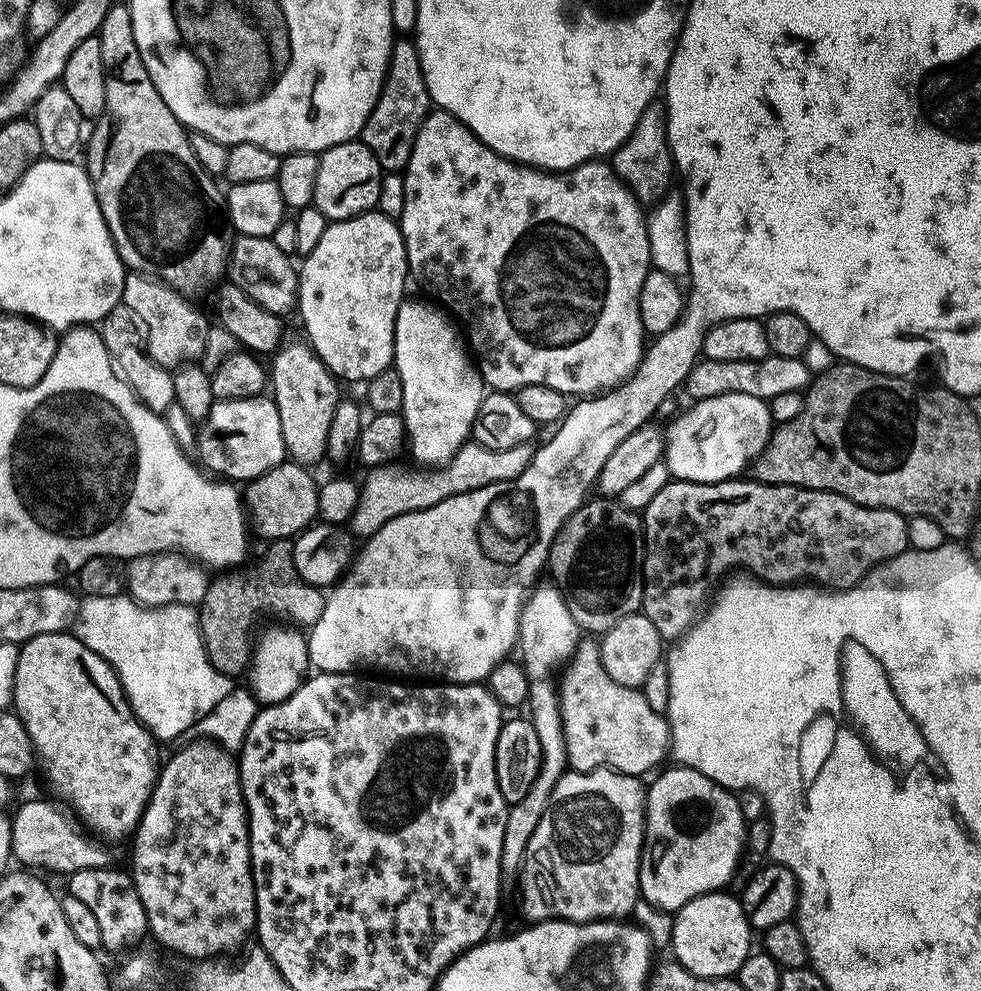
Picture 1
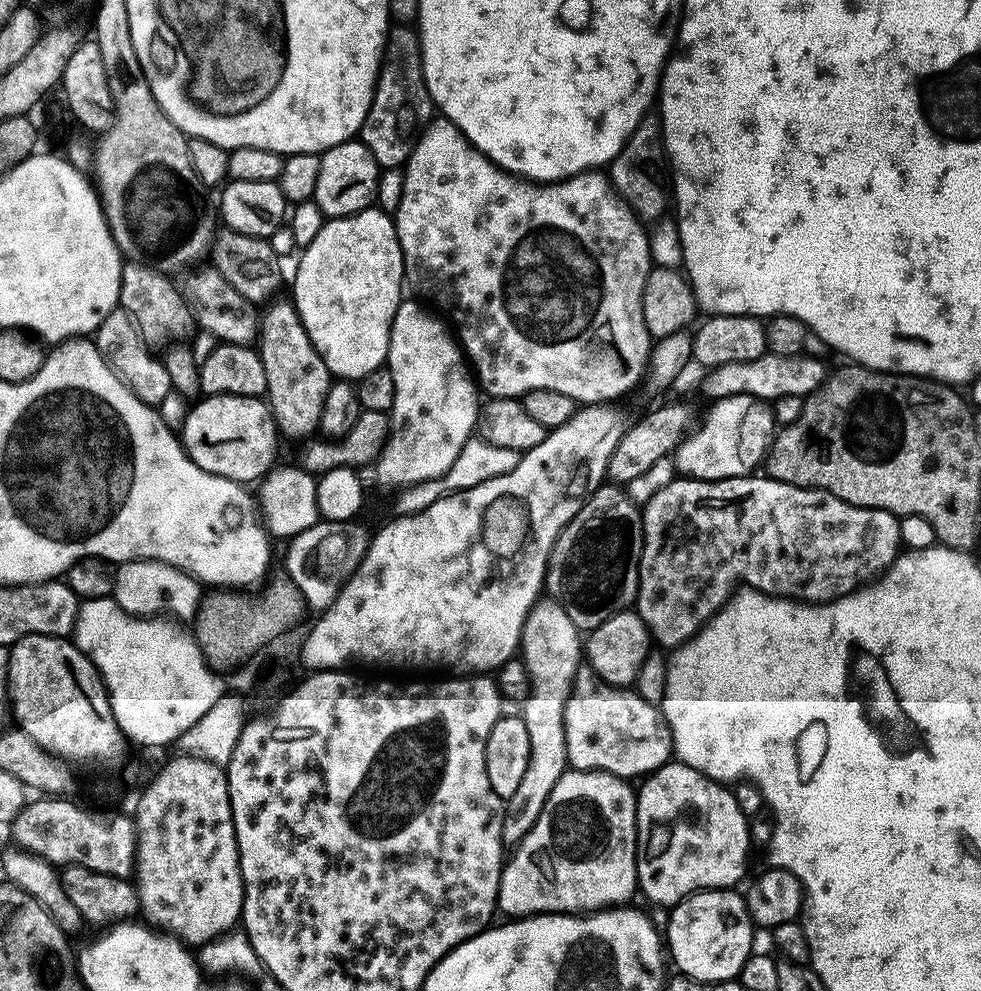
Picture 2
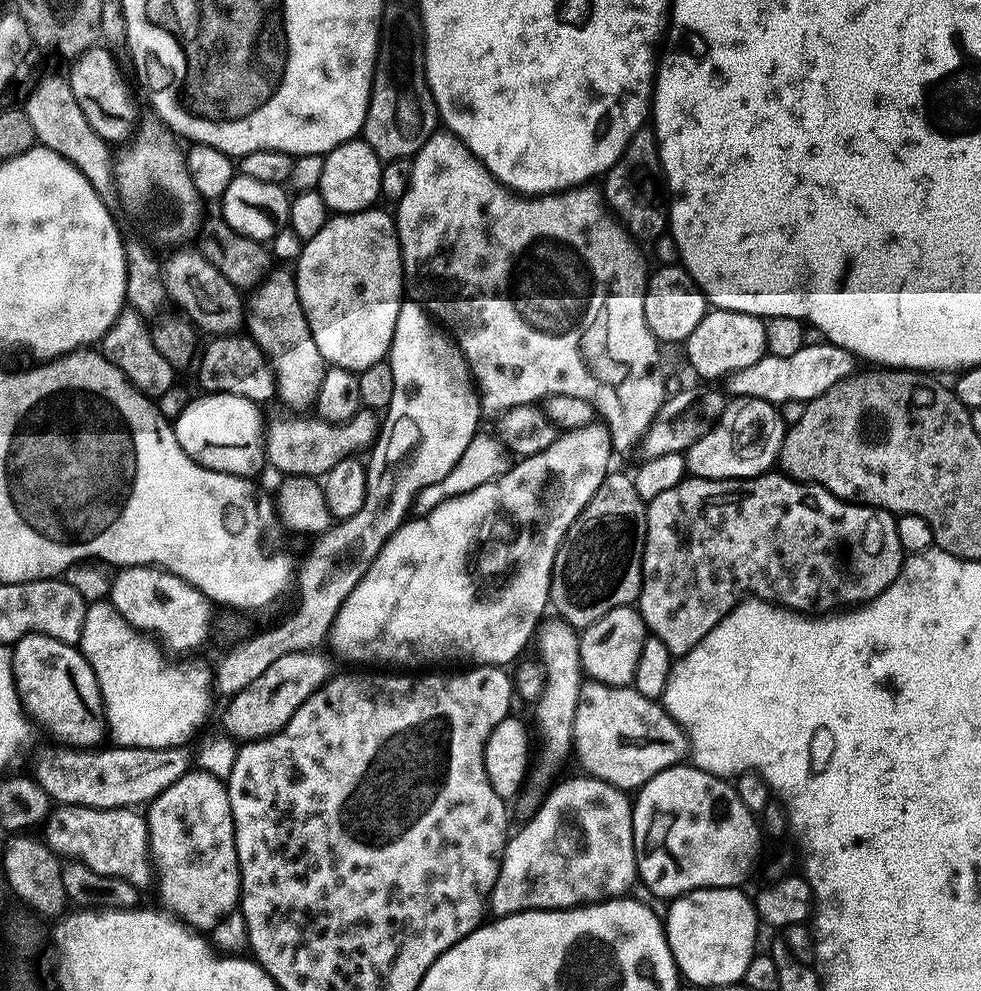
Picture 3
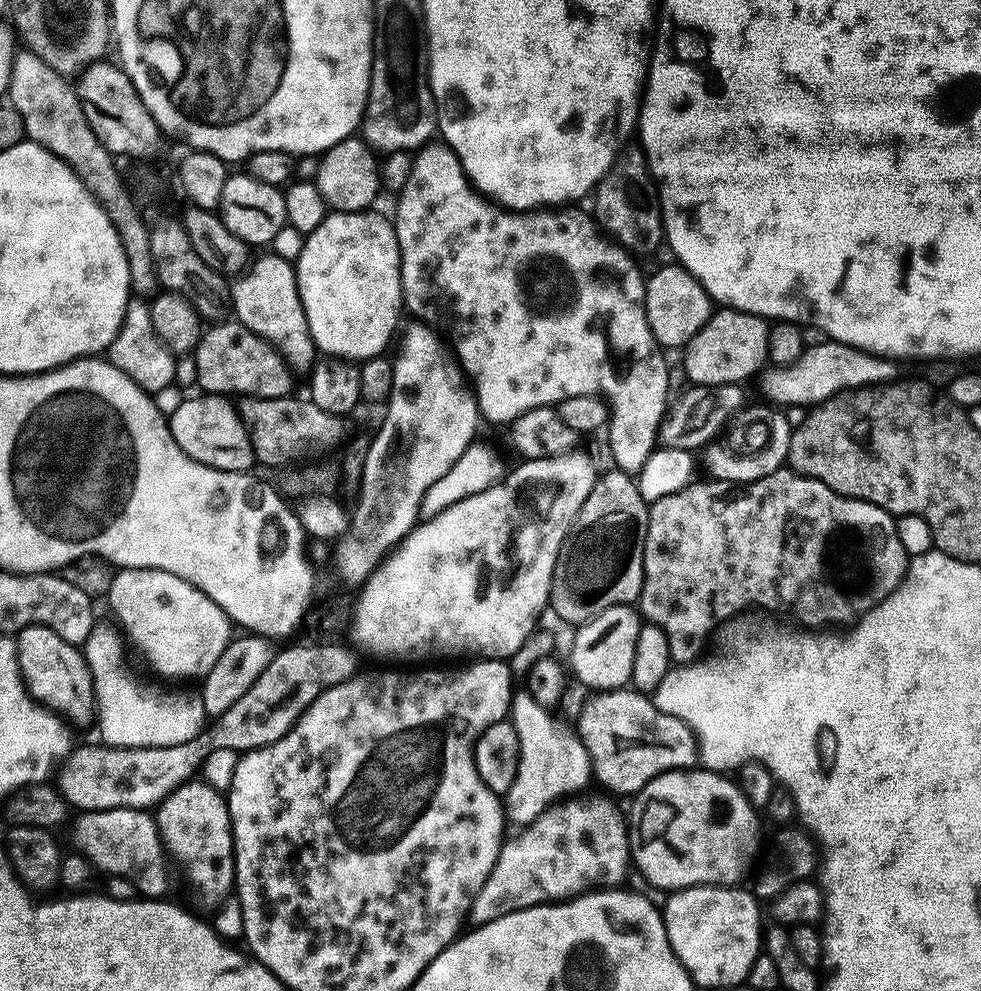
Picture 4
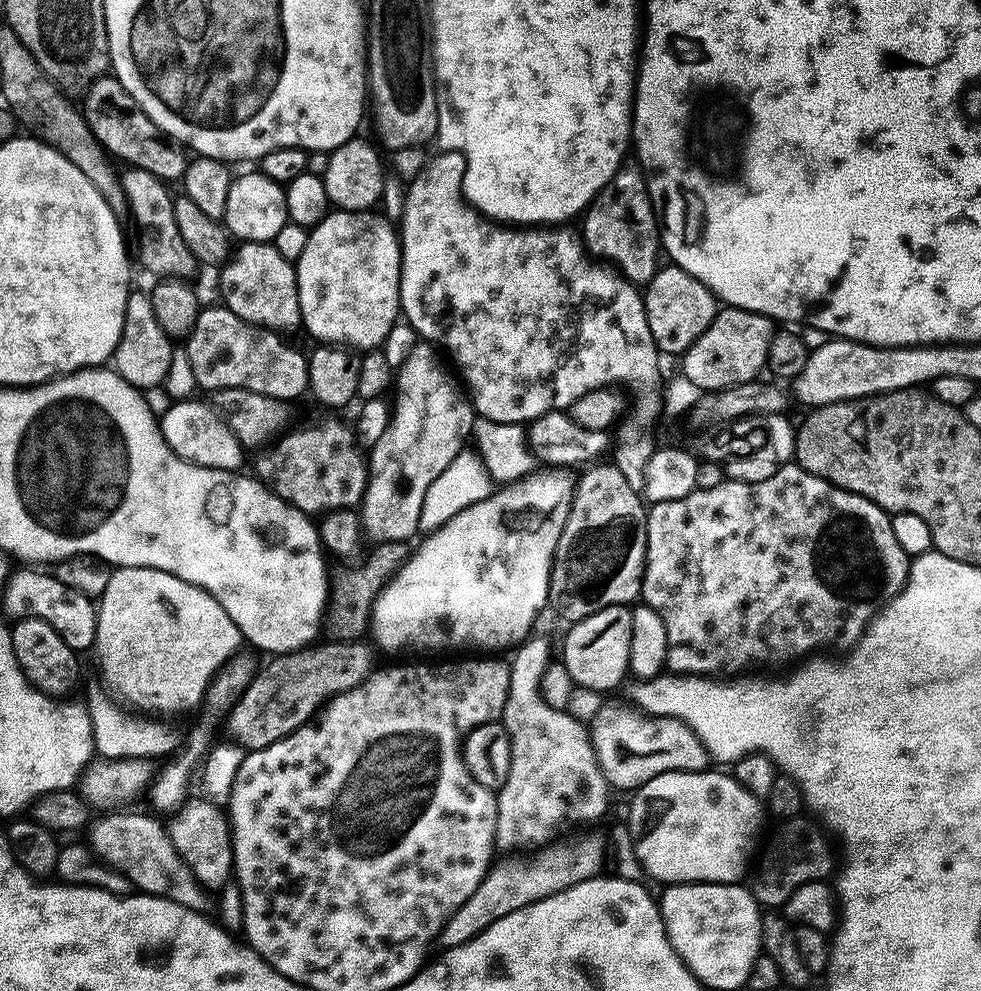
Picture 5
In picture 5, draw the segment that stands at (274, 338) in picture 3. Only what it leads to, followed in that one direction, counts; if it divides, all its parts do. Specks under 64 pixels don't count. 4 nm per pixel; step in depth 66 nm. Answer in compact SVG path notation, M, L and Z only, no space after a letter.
M244 242L239 247L237 254L235 251L234 257L219 269L220 284L224 287L223 303L248 324L257 324L258 327L267 328L277 334L287 334L291 328L299 329L302 321L293 261L282 258L282 254L278 254L275 243L272 242Z

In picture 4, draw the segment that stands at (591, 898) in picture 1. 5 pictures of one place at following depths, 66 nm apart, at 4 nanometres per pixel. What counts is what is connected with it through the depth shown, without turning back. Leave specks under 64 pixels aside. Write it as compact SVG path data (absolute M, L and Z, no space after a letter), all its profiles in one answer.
M607 795L604 796L584 796L581 800L574 800L578 798L568 798L563 802L557 802L551 808L547 808L537 820L531 821L527 825L525 832L520 832L516 837L505 839L500 846L500 853L496 859L494 870L488 876L488 881L482 886L482 890L476 895L472 903L472 911L470 913L470 920L473 925L479 926L481 924L489 924L490 921L495 920L497 916L504 915L505 912L519 912L522 908L537 908L539 904L550 904L553 902L563 902L584 895L586 892L593 890L612 890L624 880L624 875L627 874L628 868L630 872L630 845L628 843L628 829L629 825L626 823L626 816L620 813L620 808Z

